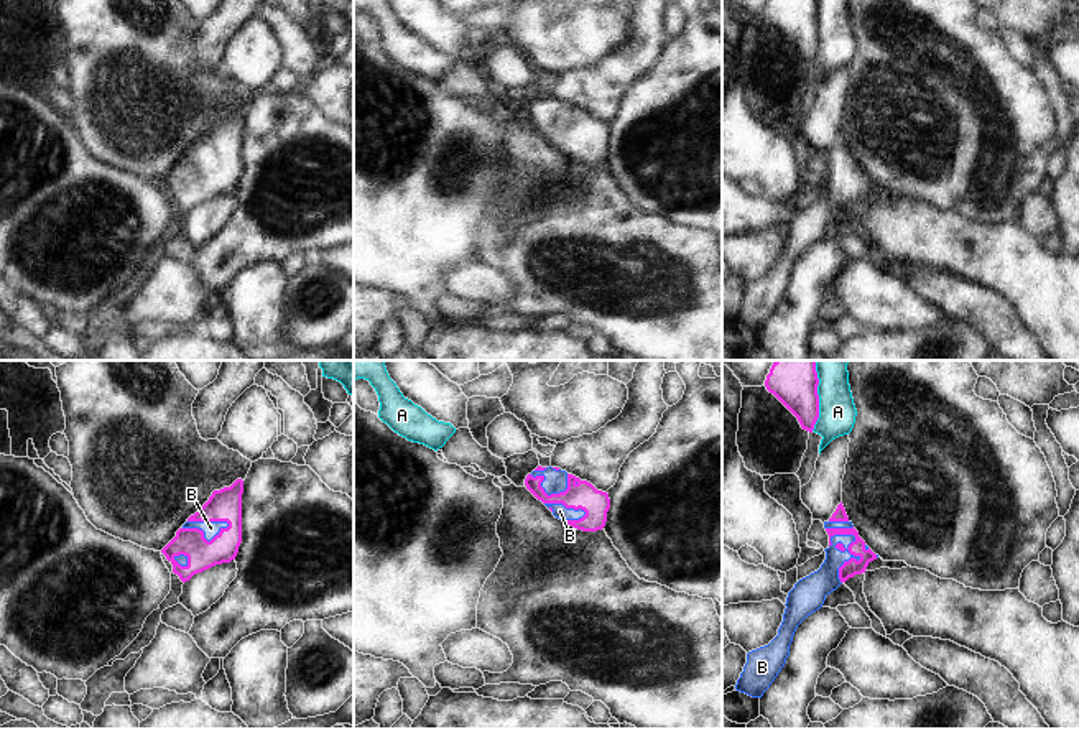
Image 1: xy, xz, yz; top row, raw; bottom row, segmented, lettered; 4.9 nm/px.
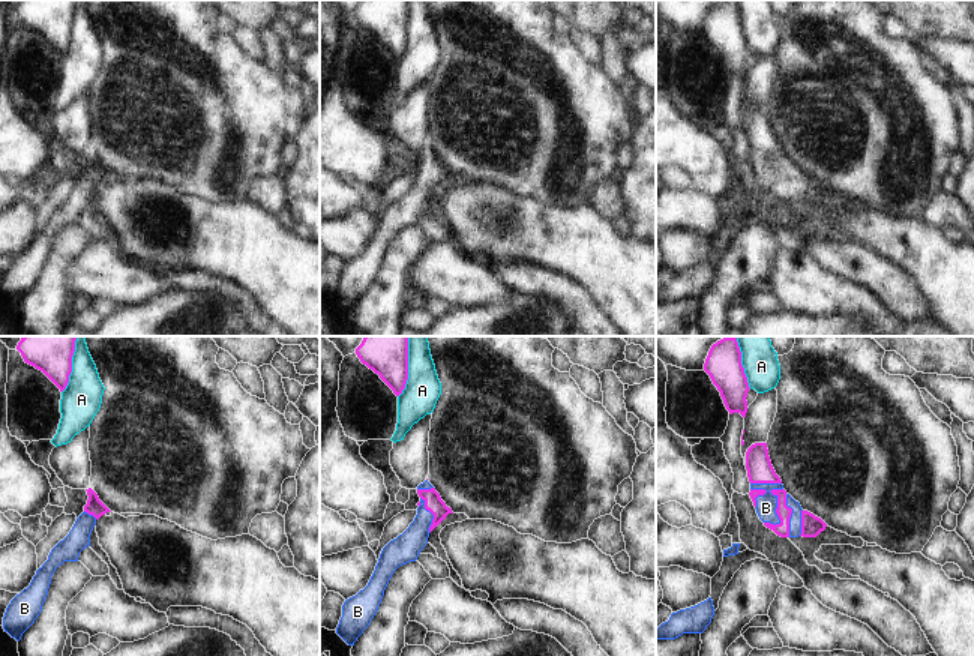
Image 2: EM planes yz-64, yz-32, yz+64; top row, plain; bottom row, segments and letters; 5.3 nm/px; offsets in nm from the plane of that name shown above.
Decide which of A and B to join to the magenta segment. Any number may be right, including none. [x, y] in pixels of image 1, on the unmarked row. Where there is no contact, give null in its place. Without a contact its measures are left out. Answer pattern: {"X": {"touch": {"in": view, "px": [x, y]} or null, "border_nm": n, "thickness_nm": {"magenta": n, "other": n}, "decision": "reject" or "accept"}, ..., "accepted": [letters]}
{"A": {"touch": {"in": "yz", "px": [818, 32]}, "border_nm": 300, "thickness_nm": {"magenta": 200, "other": 180}, "decision": "reject"}, "B": {"touch": {"in": "yz", "px": [851, 190]}, "border_nm": 260, "thickness_nm": {"magenta": 80, "other": 150}, "decision": "accept"}, "accepted": ["B"]}

